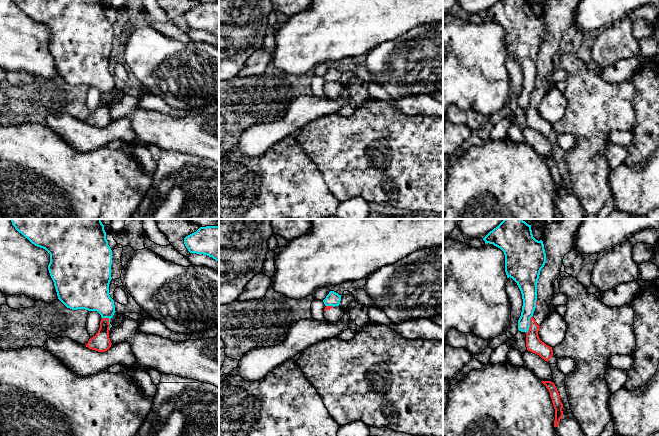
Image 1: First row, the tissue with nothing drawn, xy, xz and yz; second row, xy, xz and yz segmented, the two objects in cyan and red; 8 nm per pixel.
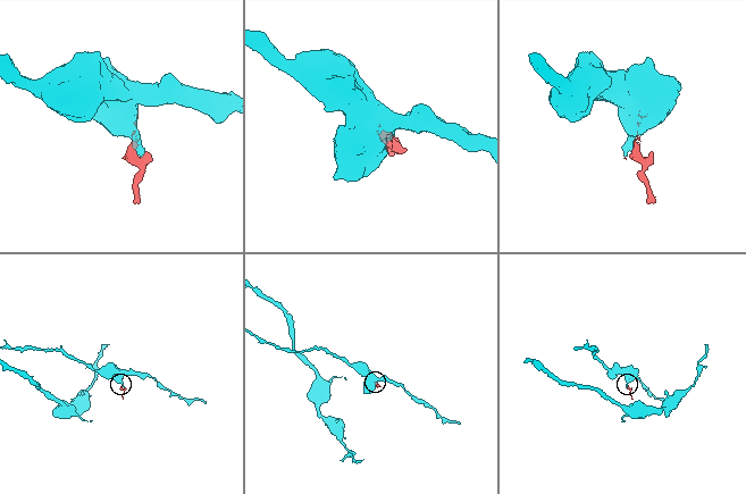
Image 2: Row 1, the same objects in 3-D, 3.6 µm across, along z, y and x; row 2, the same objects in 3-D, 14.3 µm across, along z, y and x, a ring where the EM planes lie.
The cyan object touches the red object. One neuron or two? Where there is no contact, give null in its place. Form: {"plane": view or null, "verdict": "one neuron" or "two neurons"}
{"plane": "xy", "verdict": "two neurons"}

